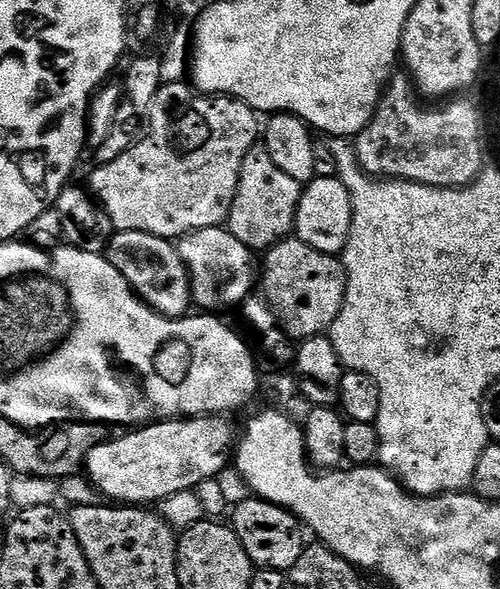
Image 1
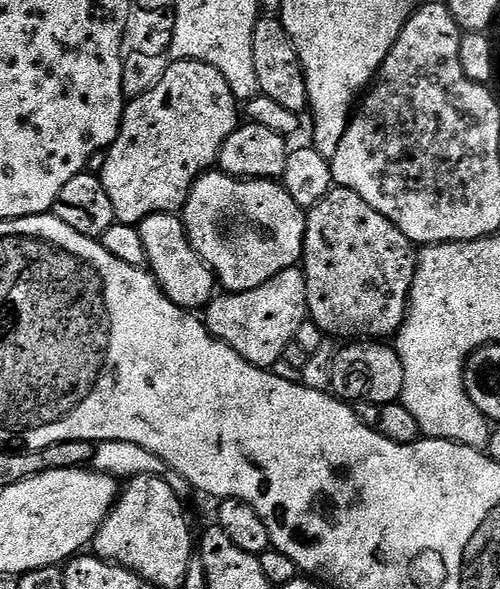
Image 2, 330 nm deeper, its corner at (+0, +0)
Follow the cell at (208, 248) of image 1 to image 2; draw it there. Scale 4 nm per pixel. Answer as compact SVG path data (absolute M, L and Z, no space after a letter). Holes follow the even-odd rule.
M159 212L143 220L138 227L142 234L142 246L146 246L147 267L170 302L185 310L207 308L208 303L217 295L218 281L208 263L188 240L183 219L170 212Z

